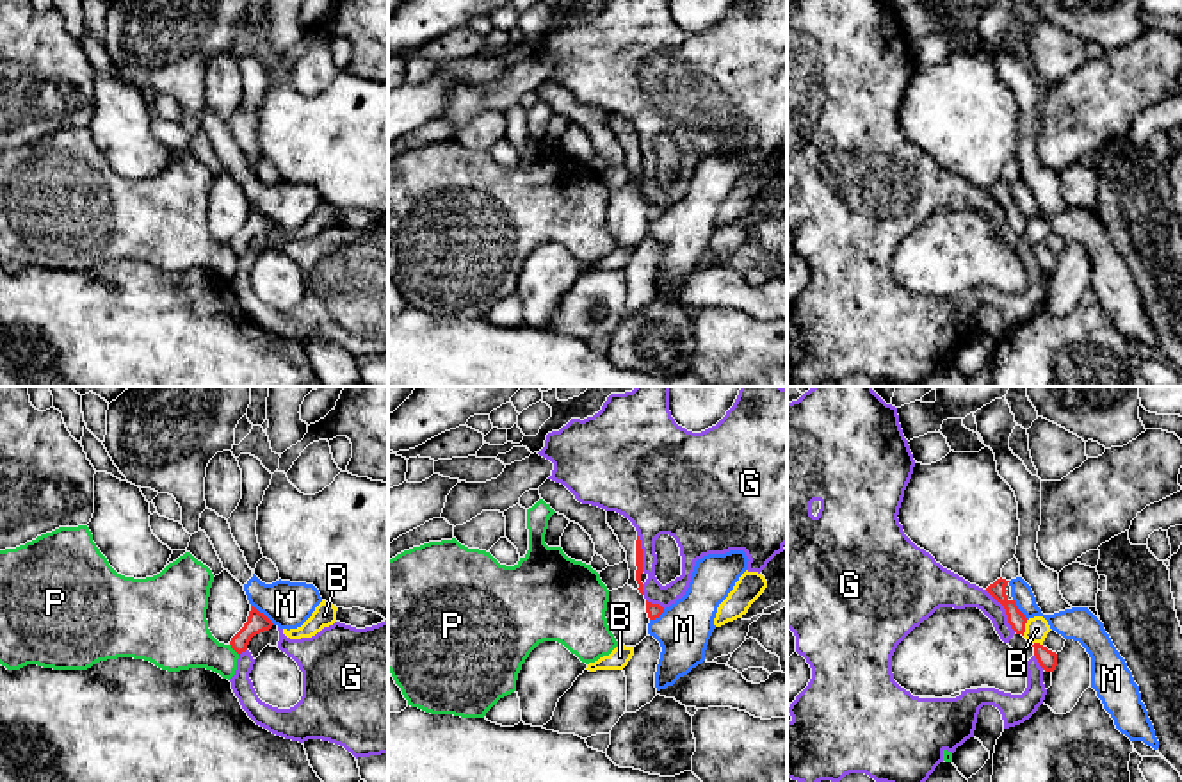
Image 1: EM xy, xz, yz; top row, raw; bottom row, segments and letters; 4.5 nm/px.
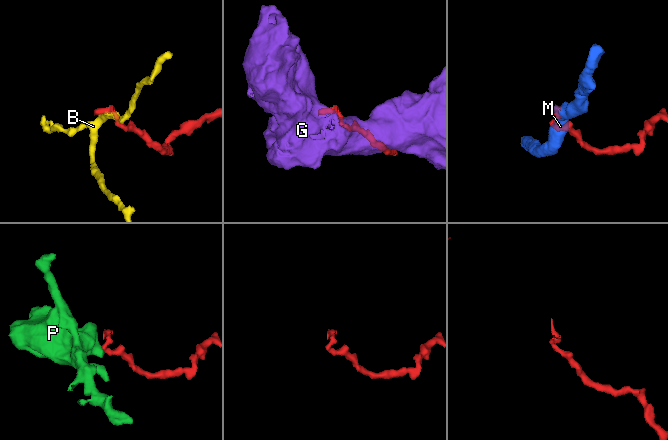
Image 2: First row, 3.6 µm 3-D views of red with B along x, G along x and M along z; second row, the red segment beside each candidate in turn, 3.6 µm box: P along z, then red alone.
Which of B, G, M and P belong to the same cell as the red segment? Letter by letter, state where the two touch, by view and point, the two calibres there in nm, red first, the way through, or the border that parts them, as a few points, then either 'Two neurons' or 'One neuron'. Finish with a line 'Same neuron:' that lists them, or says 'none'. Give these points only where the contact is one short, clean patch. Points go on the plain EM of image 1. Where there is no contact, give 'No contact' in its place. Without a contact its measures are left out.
B: Touches red at yz (1024, 228). Thickness 80 nm (red) against 110 nm. Two neurons
G: Touches red at yz (1004, 209). Thickness 80 nm (red) against 140 nm. Two neurons
M: Touches red at xy (262, 214). Thickness 100 nm (red) against 220 nm. Two neurons
P: Touches red at xy (234, 250). Thickness 100 nm (red) against 280 nm. Boundary: xy (230, 244), (239, 255). Two neurons
Same neuron: none

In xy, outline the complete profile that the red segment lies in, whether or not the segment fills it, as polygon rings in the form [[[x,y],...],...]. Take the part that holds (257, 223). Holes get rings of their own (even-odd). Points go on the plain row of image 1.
[[[251,207],[247,223],[230,242],[231,249],[240,257],[247,251],[253,237],[269,232],[272,226],[274,224],[263,214]]]

